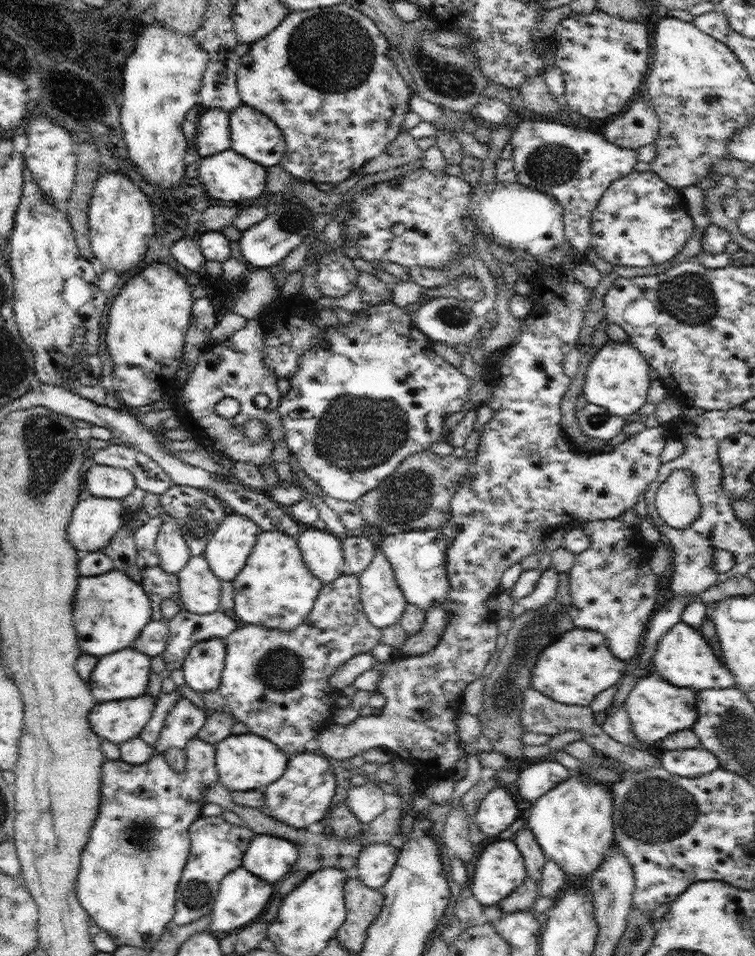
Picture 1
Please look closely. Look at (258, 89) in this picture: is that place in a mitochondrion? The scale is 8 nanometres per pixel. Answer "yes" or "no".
no

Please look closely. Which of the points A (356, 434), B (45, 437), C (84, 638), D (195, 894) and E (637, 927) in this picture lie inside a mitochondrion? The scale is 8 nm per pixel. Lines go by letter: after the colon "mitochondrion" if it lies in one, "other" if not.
A: mitochondrion
B: mitochondrion
C: other
D: mitochondrion
E: mitochondrion

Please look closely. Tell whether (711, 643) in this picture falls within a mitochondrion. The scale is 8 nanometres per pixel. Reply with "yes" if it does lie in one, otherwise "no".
no

